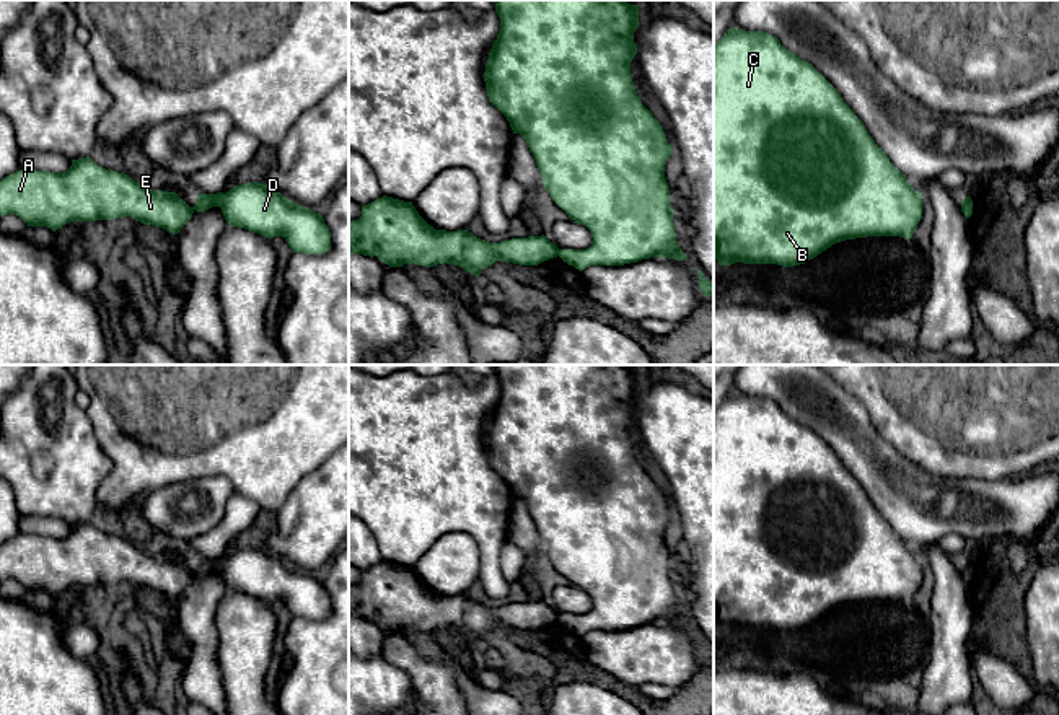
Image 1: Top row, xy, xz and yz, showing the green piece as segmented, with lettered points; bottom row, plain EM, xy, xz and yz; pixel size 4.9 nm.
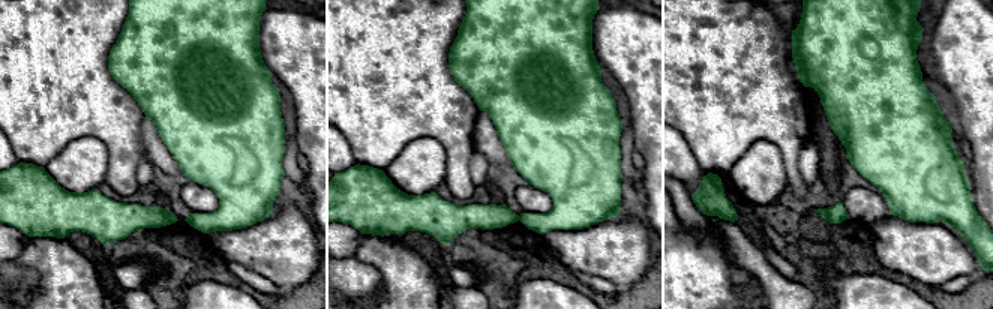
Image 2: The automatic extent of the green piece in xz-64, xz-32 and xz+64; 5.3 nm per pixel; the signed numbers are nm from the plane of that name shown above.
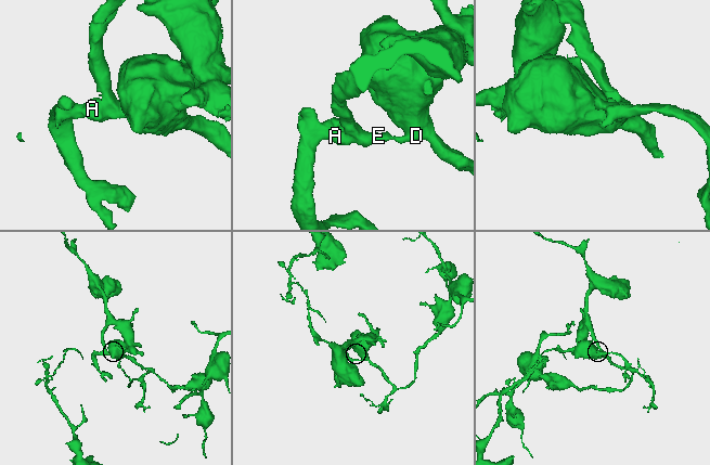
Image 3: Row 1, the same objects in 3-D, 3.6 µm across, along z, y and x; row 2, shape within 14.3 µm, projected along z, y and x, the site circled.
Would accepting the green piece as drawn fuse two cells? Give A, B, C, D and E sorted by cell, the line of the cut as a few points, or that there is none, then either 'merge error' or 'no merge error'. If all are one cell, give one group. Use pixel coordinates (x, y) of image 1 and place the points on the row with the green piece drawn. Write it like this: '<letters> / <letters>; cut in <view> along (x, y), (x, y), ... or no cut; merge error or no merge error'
A E / B C D; cut in xz along (558, 250), (559, 254); merge error

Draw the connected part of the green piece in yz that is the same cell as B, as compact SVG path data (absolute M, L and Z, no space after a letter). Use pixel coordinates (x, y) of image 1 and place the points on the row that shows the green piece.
M730 28L714 44L714 257L720 265L793 267L846 239L909 239L921 218L922 192L911 187L837 90L811 64L762 31Z

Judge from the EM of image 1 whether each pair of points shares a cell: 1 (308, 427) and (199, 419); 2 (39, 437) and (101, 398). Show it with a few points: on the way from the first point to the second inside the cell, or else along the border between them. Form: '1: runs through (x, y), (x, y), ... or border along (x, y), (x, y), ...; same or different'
1: runs through (281, 434), (227, 434); same
2: border along (85, 411), (95, 438), (101, 447); different

